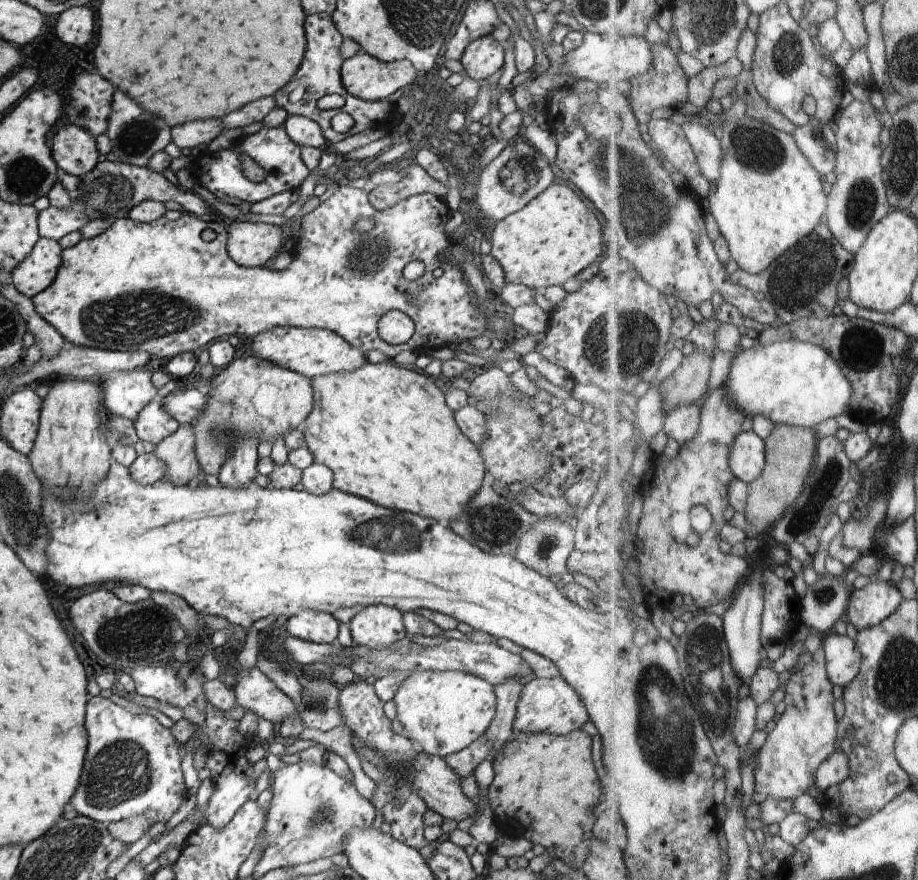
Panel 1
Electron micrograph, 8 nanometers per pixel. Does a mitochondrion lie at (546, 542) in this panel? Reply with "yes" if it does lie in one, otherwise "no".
yes

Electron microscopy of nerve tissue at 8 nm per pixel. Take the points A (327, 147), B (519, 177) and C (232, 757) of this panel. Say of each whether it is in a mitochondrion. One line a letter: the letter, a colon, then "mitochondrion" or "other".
A: other
B: mitochondrion
C: other

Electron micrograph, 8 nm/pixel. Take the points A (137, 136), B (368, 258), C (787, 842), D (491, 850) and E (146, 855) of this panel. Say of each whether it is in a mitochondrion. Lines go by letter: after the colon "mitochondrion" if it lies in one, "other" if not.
A: mitochondrion
B: mitochondrion
C: other
D: other
E: other

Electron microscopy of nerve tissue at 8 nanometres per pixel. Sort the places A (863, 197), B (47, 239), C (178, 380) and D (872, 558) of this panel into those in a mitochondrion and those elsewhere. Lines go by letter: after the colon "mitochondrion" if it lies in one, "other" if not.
A: mitochondrion
B: other
C: other
D: other

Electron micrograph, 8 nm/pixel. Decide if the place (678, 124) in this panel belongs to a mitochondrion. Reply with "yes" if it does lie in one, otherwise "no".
no

